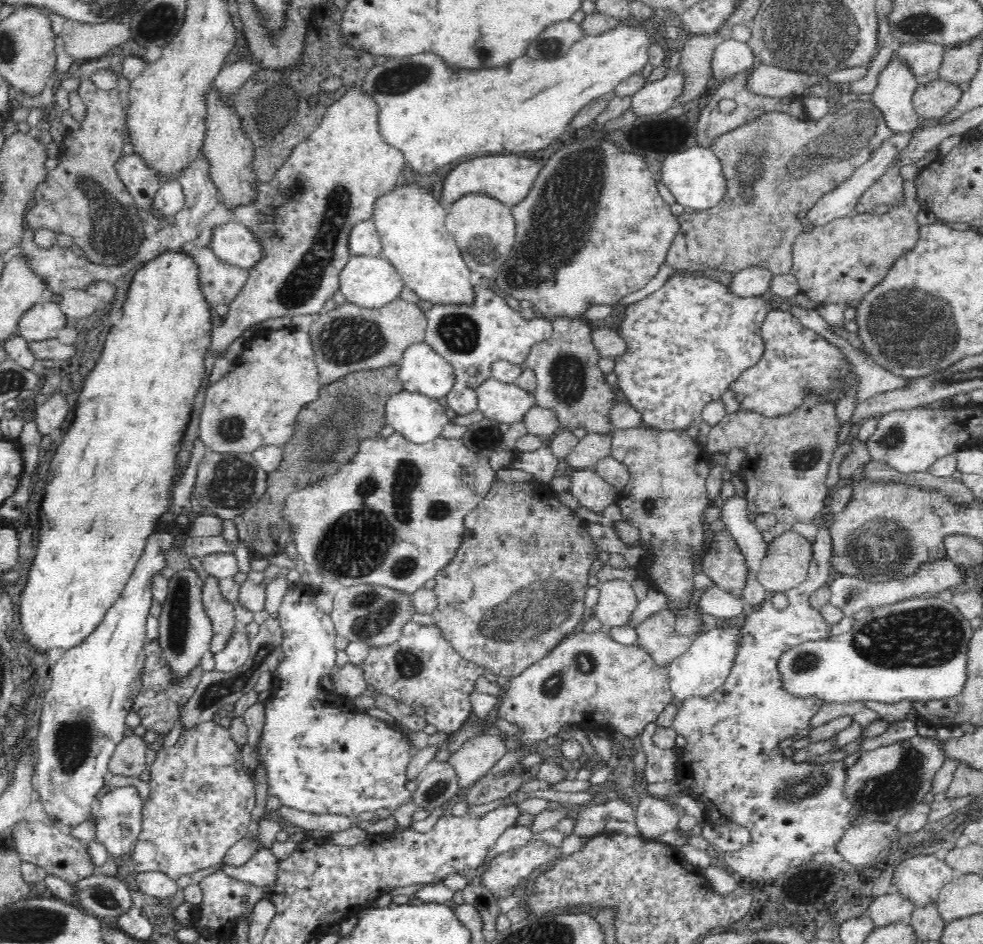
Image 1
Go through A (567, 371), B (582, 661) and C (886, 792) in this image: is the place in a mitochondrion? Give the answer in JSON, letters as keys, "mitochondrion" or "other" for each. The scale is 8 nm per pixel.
{"A":"mitochondrion","B":"mitochondrion","C":"mitochondrion"}

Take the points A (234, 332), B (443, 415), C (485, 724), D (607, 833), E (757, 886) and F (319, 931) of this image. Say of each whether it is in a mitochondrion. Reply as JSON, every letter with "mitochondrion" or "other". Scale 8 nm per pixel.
{"A":"other","B":"other","C":"other","D":"other","E":"other","F":"other"}

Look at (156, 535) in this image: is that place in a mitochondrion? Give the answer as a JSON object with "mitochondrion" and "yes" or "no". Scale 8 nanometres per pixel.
{"mitochondrion":"no"}

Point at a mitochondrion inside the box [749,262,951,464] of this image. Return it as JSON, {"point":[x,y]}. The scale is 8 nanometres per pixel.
{"point":[892,438]}

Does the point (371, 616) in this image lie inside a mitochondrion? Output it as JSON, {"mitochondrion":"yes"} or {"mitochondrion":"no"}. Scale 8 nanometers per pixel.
{"mitochondrion":"yes"}

